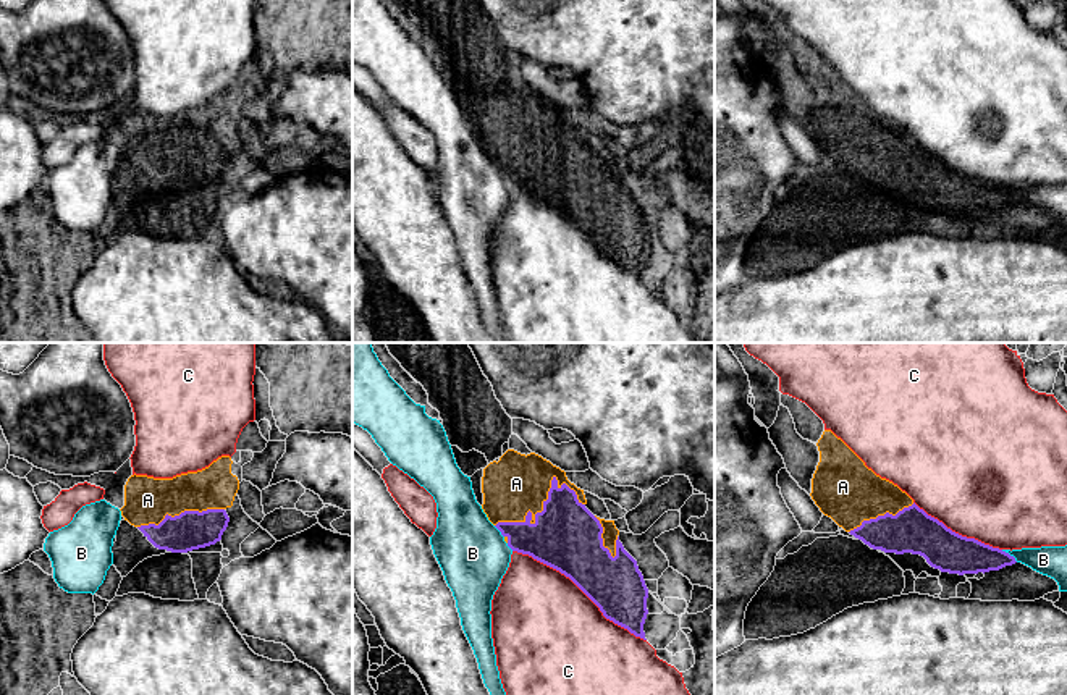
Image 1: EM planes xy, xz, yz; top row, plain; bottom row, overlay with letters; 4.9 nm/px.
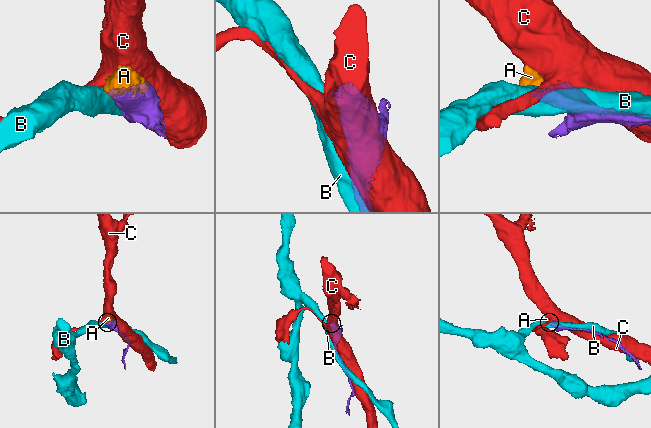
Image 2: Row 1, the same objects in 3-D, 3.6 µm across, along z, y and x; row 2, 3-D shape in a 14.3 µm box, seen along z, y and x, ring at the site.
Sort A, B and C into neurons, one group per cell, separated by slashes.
A / B / C

